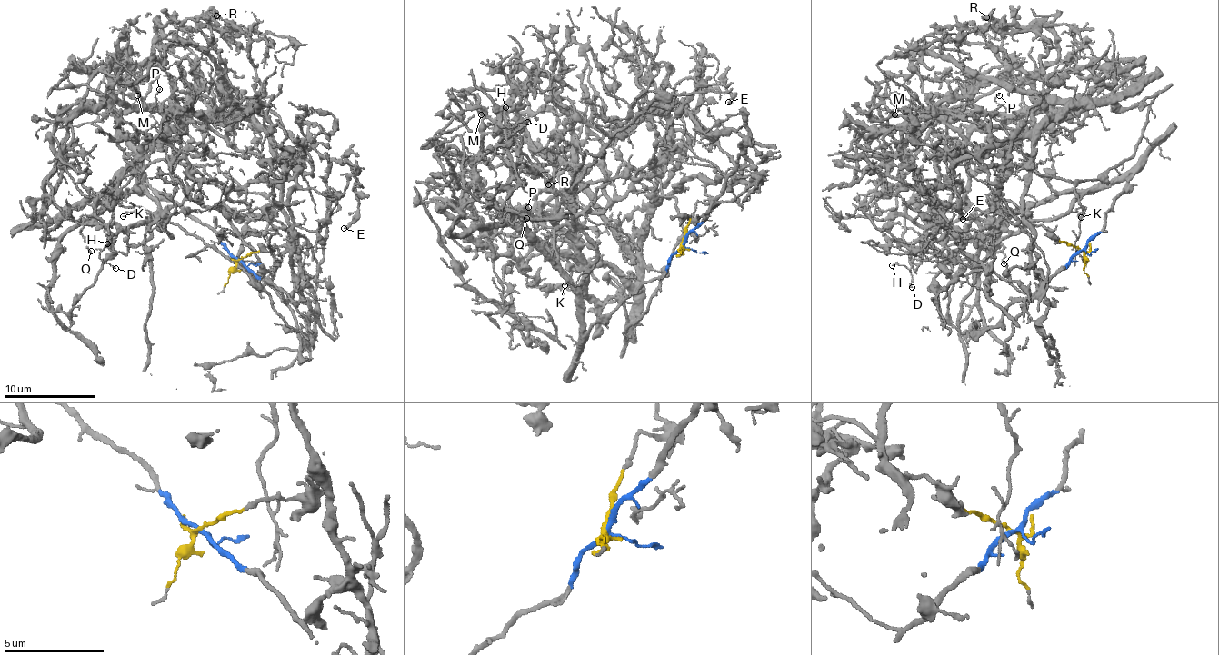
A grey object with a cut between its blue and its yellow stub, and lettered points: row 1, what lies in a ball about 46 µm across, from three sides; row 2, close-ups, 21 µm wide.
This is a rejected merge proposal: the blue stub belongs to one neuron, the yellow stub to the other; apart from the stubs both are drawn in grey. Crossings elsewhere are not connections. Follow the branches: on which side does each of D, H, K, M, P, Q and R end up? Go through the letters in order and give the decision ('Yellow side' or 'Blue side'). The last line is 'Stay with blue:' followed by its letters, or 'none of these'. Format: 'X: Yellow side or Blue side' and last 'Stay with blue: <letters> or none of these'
D: Blue side
H: Blue side
K: Blue side
M: Yellow side
P: Blue side
Q: Blue side
R: Yellow side
Stay with blue: D, H, K, P, Q

